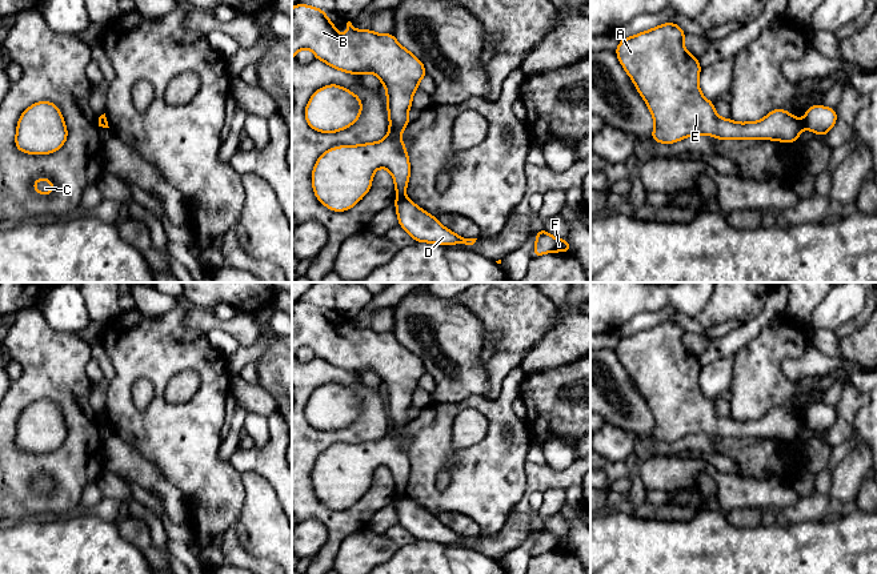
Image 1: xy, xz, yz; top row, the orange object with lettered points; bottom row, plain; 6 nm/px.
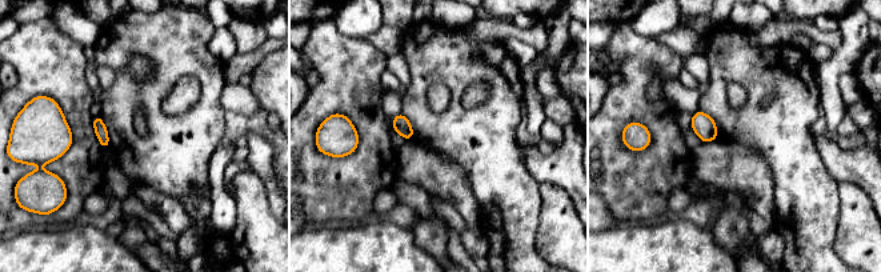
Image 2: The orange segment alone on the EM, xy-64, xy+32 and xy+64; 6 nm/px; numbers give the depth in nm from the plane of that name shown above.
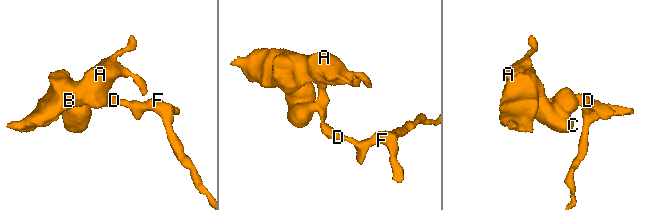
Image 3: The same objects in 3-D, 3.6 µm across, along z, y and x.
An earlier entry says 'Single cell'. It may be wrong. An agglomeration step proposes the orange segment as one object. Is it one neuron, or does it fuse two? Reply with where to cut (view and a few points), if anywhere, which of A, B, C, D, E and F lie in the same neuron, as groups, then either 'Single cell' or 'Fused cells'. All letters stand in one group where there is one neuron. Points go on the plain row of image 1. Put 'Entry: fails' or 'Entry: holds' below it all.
Split along xz (404, 494), (397, 497). Groups: A B C E / D F. Fused cells
Entry: fails

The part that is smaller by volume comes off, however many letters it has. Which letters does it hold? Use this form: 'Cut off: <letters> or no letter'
Cut off: A, B, C, E

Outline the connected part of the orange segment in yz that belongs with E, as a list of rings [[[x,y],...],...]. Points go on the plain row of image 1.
[[[670,320],[621,337],[616,353],[654,418],[652,439],[673,442],[696,433],[717,438],[797,441],[804,420],[773,408],[760,420],[720,417],[698,384],[701,364],[684,345],[686,332]]]

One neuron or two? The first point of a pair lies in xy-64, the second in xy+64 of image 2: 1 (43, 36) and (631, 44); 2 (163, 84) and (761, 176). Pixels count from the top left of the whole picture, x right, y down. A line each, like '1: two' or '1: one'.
1: one
2: two

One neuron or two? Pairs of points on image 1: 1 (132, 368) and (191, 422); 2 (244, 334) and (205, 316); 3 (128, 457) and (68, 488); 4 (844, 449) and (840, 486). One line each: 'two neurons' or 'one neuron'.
1: one neuron
2: one neuron
3: two neurons
4: two neurons

